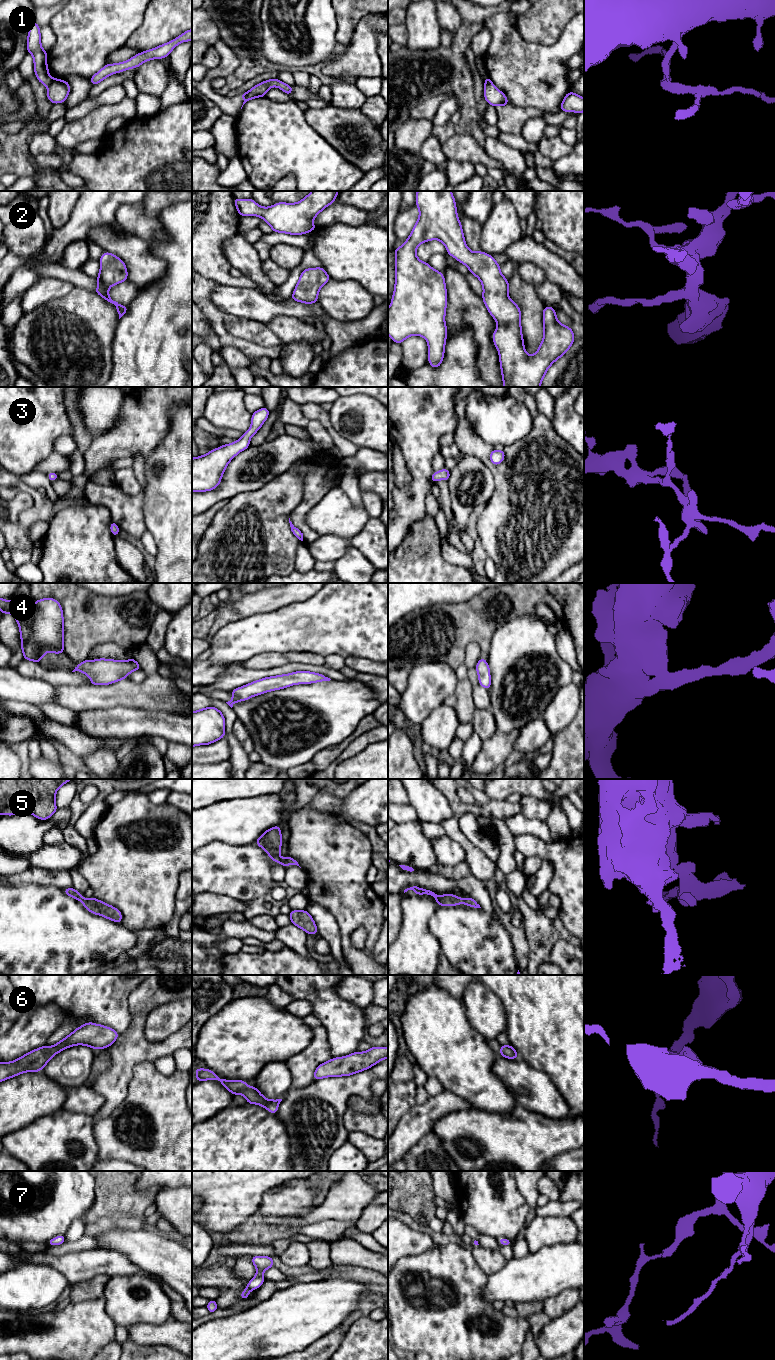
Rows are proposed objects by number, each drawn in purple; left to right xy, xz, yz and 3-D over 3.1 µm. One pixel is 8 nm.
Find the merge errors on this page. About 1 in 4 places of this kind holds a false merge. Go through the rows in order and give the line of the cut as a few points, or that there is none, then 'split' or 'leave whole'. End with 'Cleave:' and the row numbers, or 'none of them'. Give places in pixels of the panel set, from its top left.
1: xy (54, 79), (48, 86) | split
2: no cut | leave whole
3: no cut | leave whole
4: no cut | leave whole
5: no cut | leave whole
6: no cut | leave whole
7: no cut | leave whole
Cleave: 1

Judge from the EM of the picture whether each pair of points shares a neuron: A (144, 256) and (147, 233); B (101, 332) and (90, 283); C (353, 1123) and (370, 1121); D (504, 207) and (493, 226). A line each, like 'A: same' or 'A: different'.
A: different
B: different
C: same
D: same

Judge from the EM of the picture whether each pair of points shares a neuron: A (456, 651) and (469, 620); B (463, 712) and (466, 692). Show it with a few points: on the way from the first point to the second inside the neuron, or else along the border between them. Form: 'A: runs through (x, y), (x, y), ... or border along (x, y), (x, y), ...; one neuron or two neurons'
A: runs through (456, 643), (457, 632), (461, 628); one neuron
B: runs through (464, 707), (464, 697); one neuron

